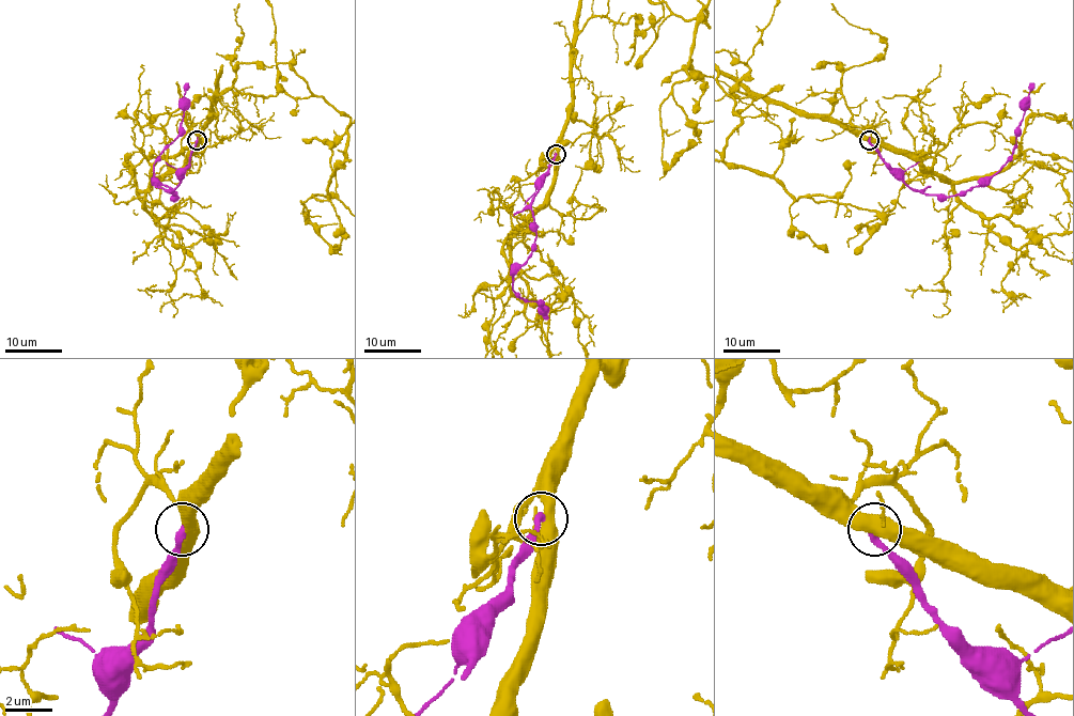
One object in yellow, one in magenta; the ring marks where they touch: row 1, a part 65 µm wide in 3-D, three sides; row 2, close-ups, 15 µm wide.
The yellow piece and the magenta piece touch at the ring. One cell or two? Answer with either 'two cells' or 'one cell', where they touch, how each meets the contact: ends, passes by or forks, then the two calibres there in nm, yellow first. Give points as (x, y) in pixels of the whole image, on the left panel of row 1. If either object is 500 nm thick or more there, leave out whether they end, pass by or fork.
two cells | (197, 140) | 550/320 nm

